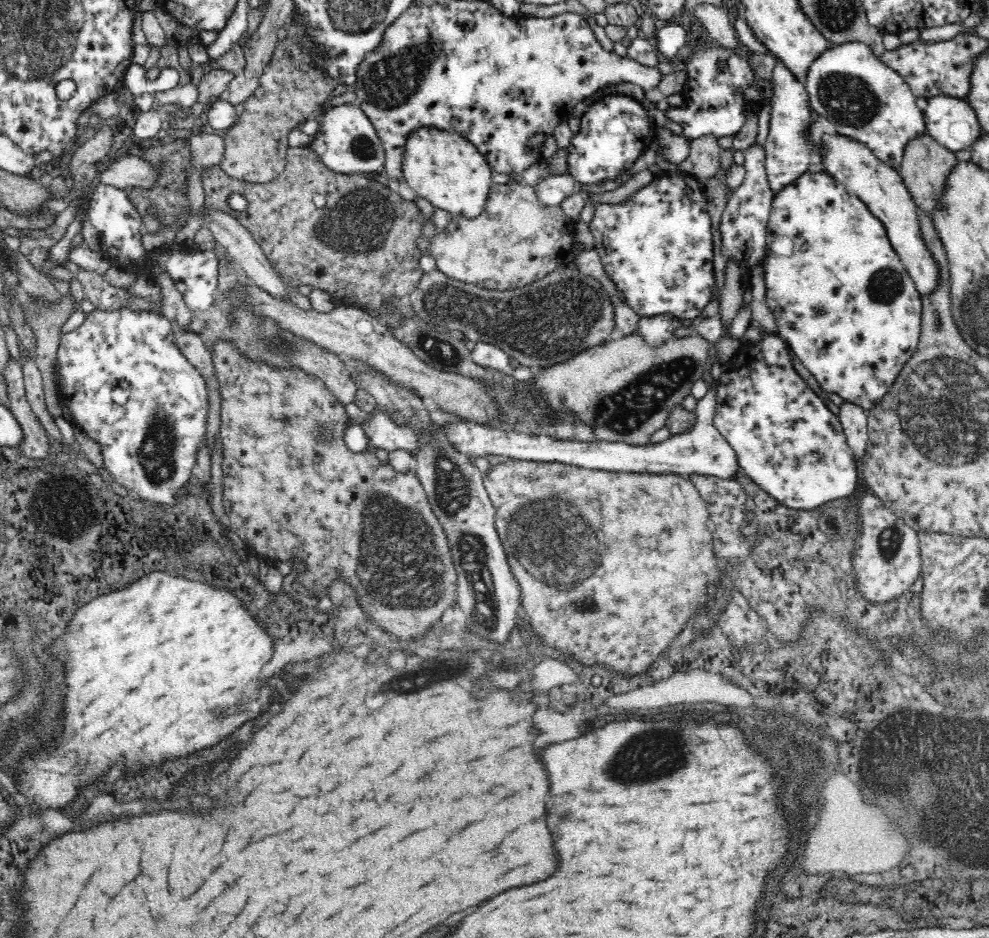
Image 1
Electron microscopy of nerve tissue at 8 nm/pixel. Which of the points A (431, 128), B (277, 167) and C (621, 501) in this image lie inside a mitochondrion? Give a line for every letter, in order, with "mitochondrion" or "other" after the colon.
A: other
B: other
C: other

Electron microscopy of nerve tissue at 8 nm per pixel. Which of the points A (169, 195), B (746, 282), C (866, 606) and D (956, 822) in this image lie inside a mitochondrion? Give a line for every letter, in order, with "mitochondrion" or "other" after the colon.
A: mitochondrion
B: other
C: other
D: mitochondrion

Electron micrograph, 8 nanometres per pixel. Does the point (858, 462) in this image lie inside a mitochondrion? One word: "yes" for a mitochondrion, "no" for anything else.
no

